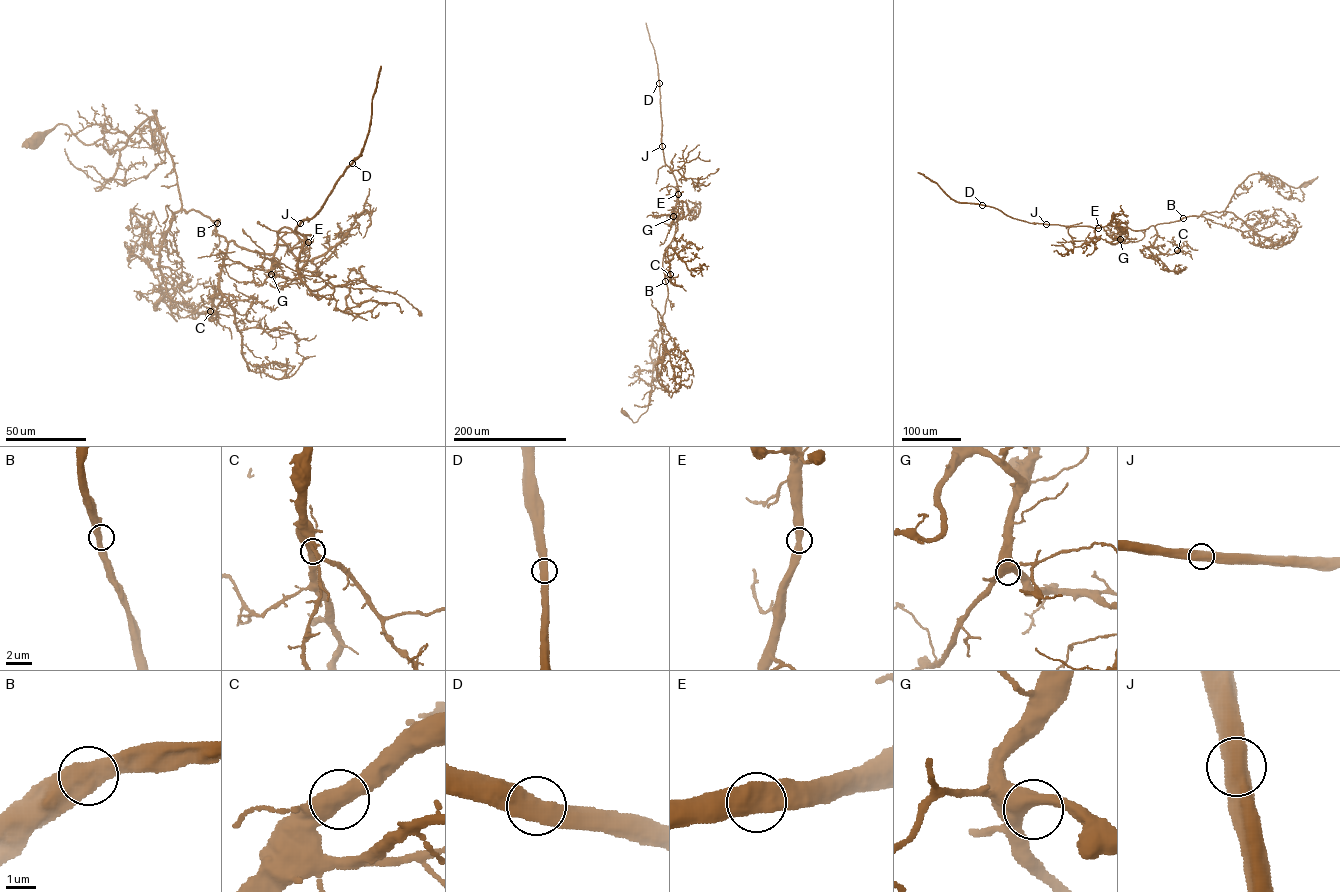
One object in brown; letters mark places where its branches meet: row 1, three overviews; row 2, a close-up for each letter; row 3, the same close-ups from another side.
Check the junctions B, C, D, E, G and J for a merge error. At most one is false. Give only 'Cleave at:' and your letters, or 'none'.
Cleave at: none

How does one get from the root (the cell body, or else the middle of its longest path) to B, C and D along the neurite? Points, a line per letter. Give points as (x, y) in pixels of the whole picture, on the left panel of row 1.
B: (32, 145), (65, 124), (86, 144), (105, 139), (111, 153), (156, 111), (182, 208), (220, 219), (217, 223)
C: (32, 145), (65, 124), (111, 153), (156, 111), (182, 208), (220, 219), (227, 242), (210, 311)
D: (32, 145), (65, 124), (111, 153), (156, 111), (182, 208), (265, 254), (284, 227), (312, 242), (352, 163)

